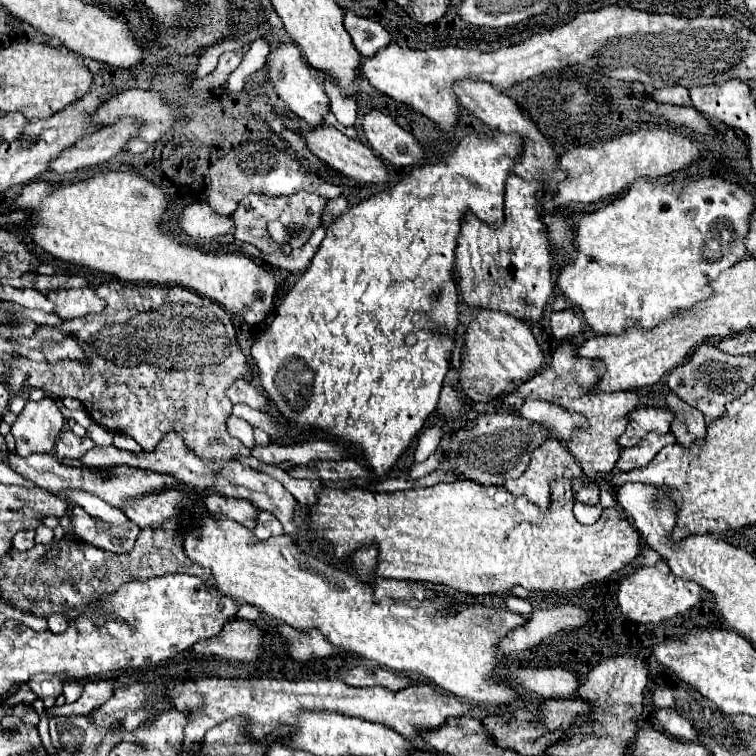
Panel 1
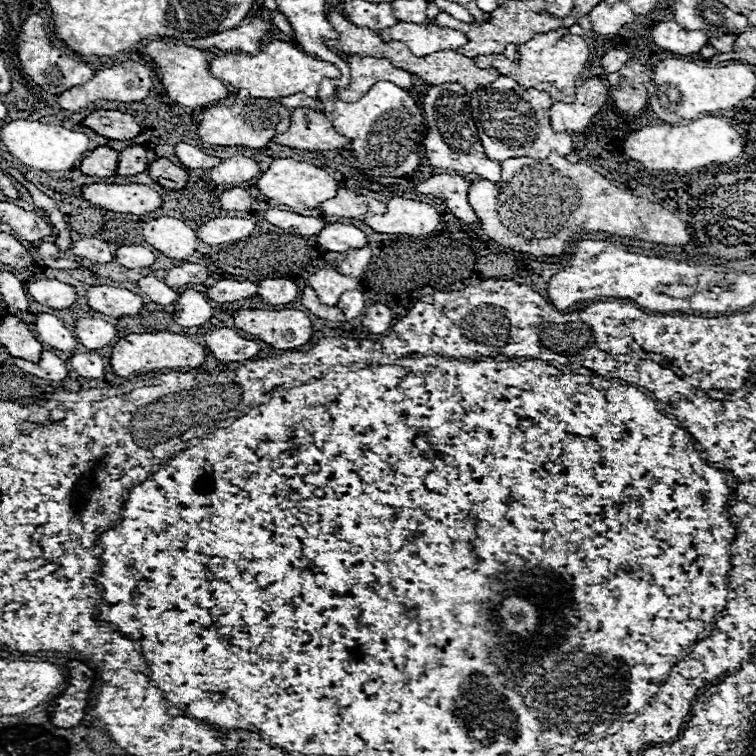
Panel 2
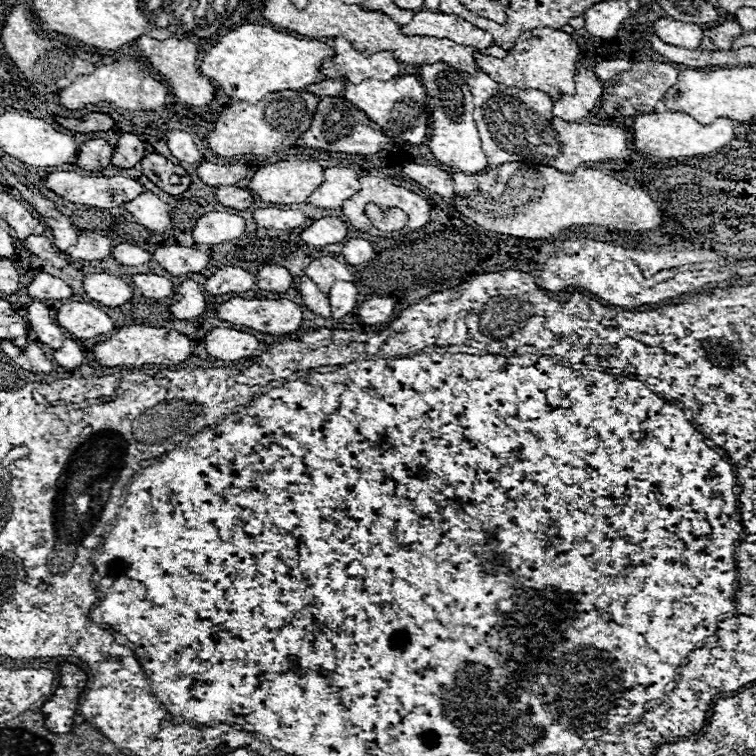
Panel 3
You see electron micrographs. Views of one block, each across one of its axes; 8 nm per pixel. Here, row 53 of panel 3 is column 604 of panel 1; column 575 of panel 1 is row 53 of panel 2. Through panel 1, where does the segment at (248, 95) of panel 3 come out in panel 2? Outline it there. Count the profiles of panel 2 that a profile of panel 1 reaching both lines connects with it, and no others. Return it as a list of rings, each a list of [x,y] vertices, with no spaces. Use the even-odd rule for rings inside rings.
[[[282,40],[264,42],[260,52],[254,56],[244,52],[218,56],[210,62],[210,72],[218,76],[218,80],[222,80],[224,84],[232,84],[238,90],[248,90],[252,98],[282,98],[298,92],[318,98],[318,88],[324,78],[340,78],[340,70],[334,64],[322,62],[306,54],[302,48]]]

